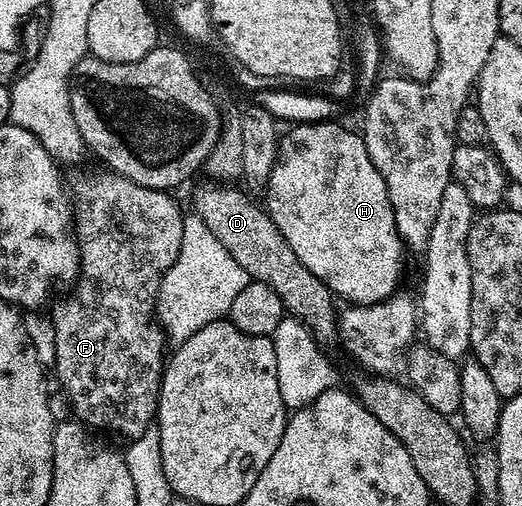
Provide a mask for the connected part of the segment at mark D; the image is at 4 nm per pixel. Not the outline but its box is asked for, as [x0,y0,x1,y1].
[193,181,339,340]

